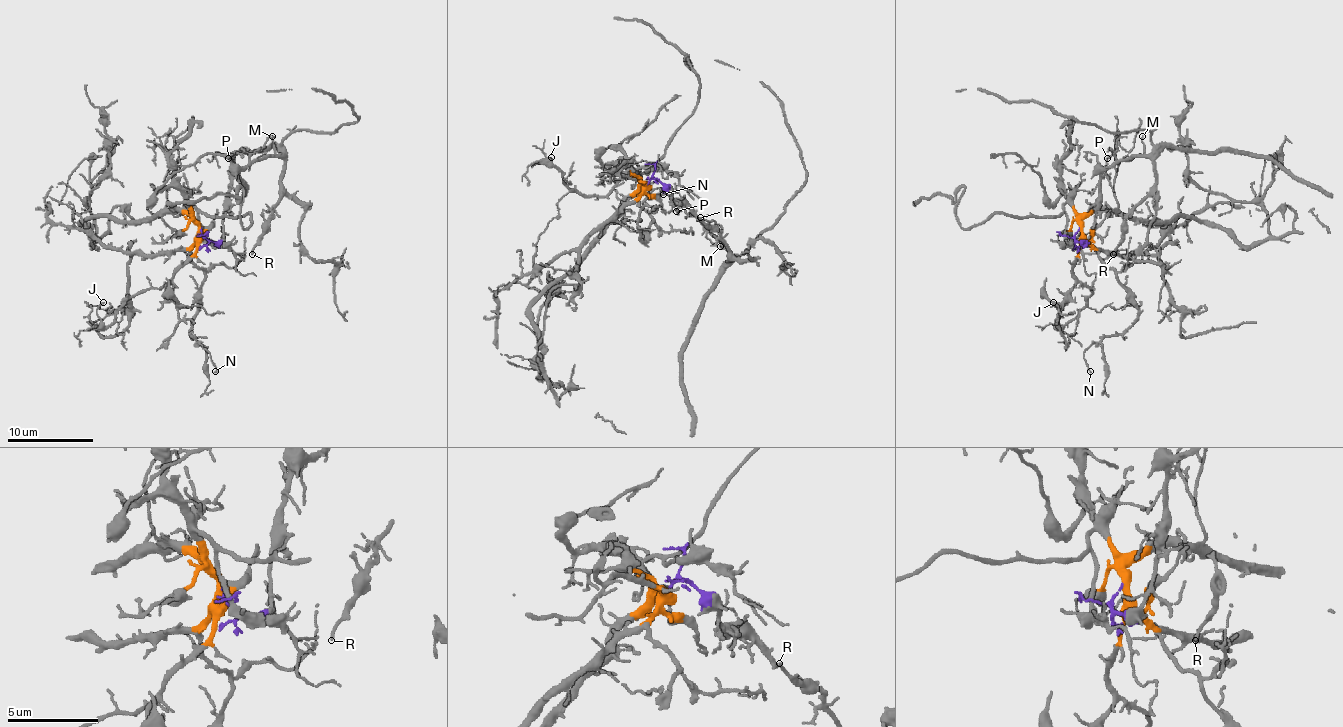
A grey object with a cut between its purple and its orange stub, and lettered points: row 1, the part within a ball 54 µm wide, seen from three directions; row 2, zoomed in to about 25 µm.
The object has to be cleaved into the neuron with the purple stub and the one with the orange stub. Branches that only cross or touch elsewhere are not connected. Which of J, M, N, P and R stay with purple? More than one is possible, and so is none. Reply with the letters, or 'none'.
M, P, R

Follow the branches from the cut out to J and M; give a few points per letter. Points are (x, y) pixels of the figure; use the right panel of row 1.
J: (1080, 230), (1080, 249), (1073, 269), (1075, 277), (1092, 288), (1092, 294), (1086, 305), (1062, 326), (1054, 303)
M: (1077, 230), (1077, 241), (1088, 236), (1099, 176), (1118, 161), (1142, 155), (1142, 136)

